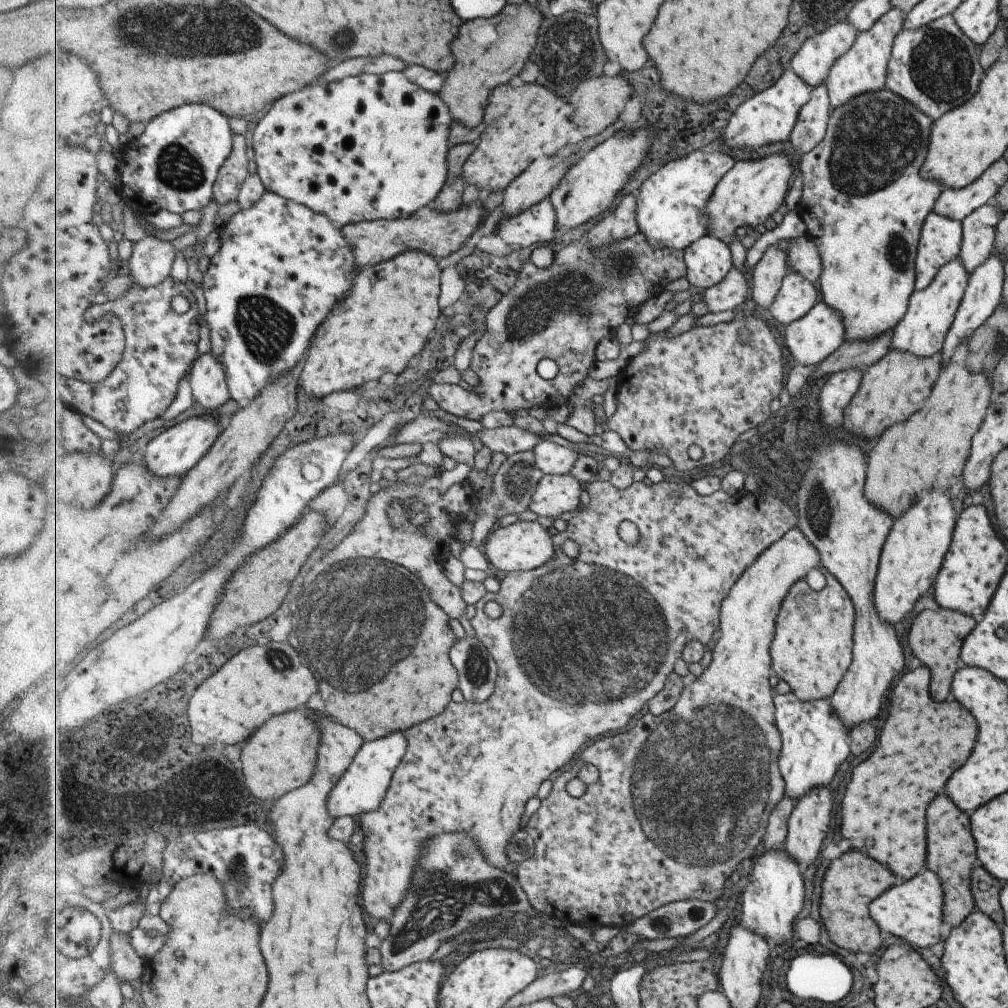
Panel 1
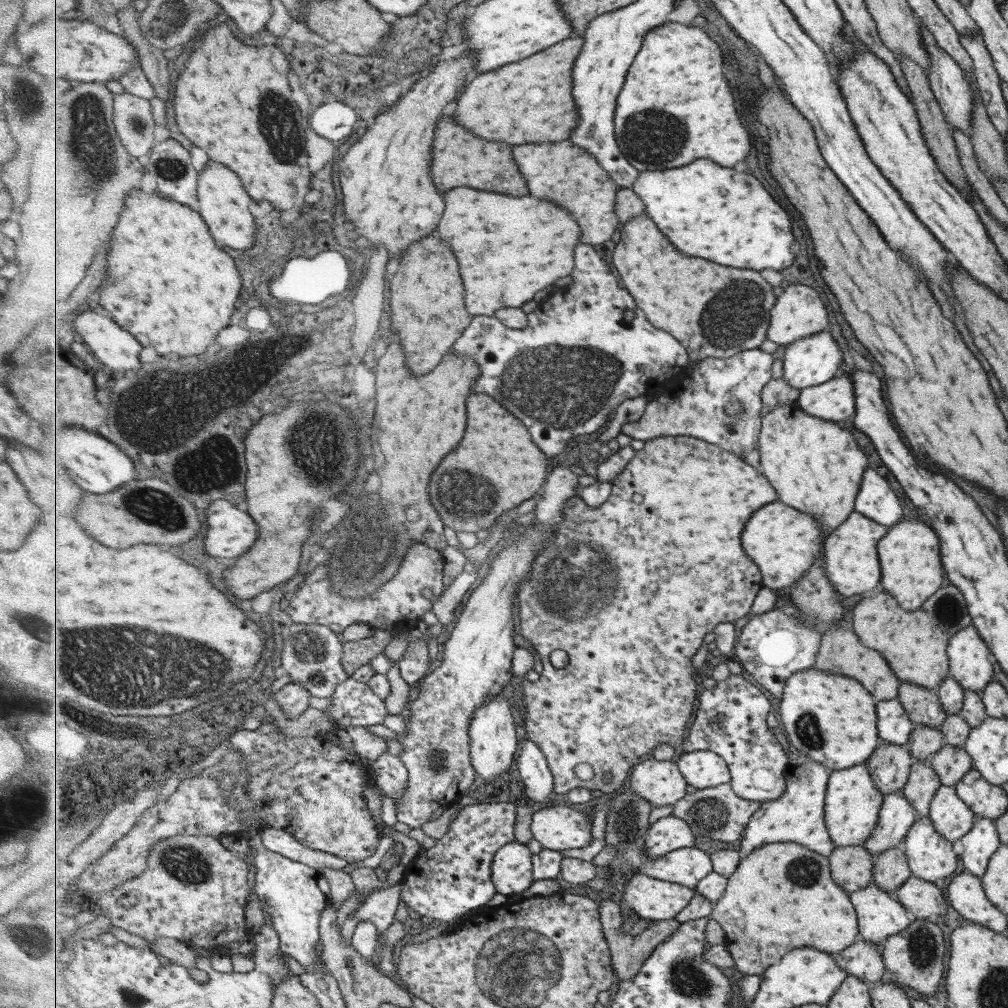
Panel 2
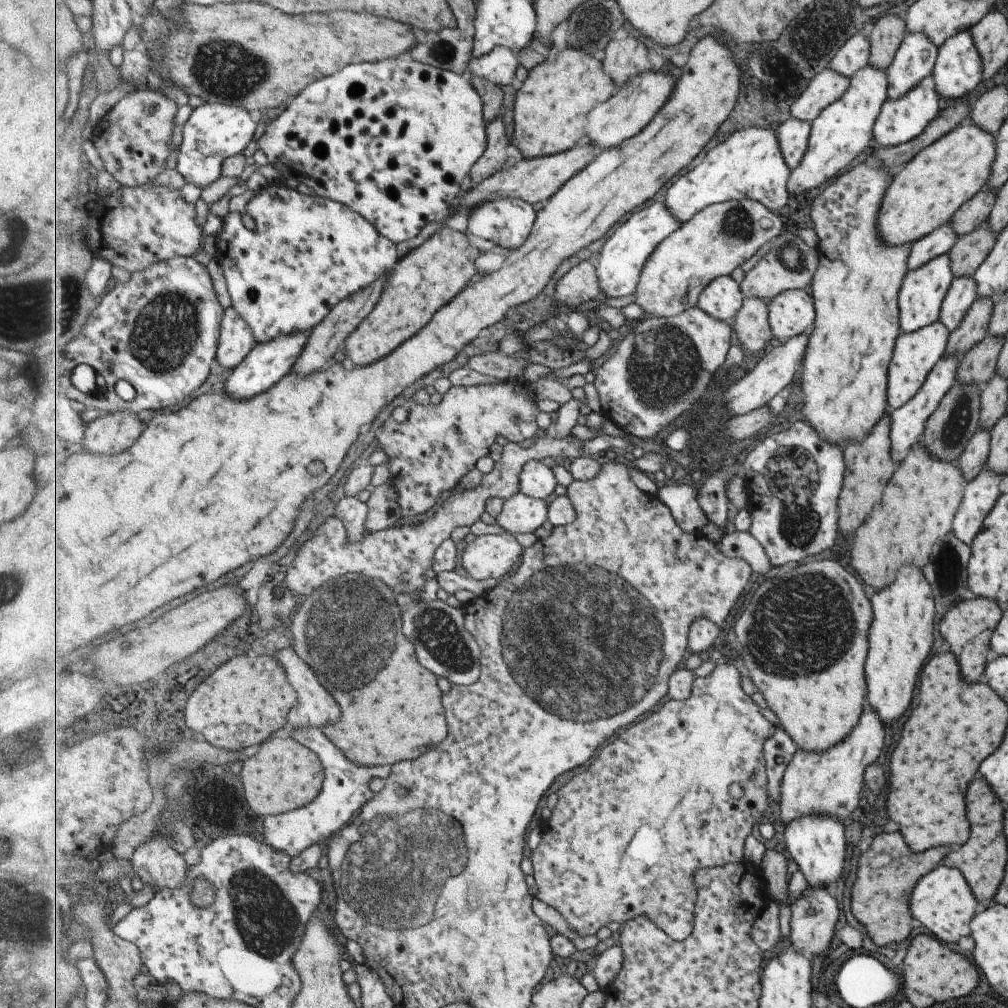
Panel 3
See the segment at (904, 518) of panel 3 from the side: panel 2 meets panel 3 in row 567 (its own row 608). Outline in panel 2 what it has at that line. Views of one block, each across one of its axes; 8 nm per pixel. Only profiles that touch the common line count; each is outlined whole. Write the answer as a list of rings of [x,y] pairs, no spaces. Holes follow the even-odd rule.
[[[879,592],[875,596],[861,598],[861,602],[851,608],[851,624],[853,628],[857,628],[857,632],[861,632],[861,640],[865,640],[869,648],[877,648],[877,652],[885,656],[889,669],[899,681],[936,689],[941,681],[949,676],[948,656],[945,652],[948,640],[945,634],[933,625],[933,616],[925,614],[922,607],[919,608],[917,616],[917,610],[905,611],[895,604],[895,600],[887,592]]]

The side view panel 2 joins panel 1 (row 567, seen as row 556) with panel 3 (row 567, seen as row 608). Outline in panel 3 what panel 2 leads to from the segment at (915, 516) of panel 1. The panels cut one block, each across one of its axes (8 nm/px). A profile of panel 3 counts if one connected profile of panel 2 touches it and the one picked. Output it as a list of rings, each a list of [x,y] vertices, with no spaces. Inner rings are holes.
[[[915,565],[901,568],[897,572],[891,586],[873,594],[873,612],[877,612],[877,620],[873,620],[873,632],[869,632],[869,664],[865,664],[865,676],[869,676],[869,706],[879,716],[881,722],[895,722],[909,708],[913,686],[917,680],[919,667],[927,658],[933,642],[934,602],[929,592],[929,585],[921,570]]]

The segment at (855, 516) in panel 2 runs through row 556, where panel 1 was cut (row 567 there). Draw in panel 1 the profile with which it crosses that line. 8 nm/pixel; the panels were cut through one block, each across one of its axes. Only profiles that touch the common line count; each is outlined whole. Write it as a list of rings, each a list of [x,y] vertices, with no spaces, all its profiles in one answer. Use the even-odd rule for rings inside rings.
[[[831,442],[823,444],[811,458],[809,472],[802,473],[797,489],[800,513],[798,528],[811,540],[820,553],[820,567],[825,568],[843,586],[852,604],[857,604],[857,648],[853,648],[853,668],[841,684],[841,692],[829,698],[837,720],[845,728],[859,722],[869,722],[881,712],[883,694],[889,691],[893,678],[901,672],[907,660],[897,642],[894,626],[879,620],[875,606],[875,579],[879,550],[885,542],[891,518],[879,508],[863,500],[865,460],[857,446]]]

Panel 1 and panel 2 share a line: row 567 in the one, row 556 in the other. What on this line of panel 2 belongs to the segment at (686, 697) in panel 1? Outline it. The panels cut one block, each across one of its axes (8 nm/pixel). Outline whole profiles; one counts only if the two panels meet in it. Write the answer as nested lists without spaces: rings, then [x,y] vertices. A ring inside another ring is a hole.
[[[779,500],[767,504],[761,512],[757,512],[757,516],[753,516],[749,528],[745,528],[742,542],[748,556],[760,566],[763,587],[788,590],[791,584],[797,583],[813,568],[813,558],[820,556],[824,530],[813,515]]]

